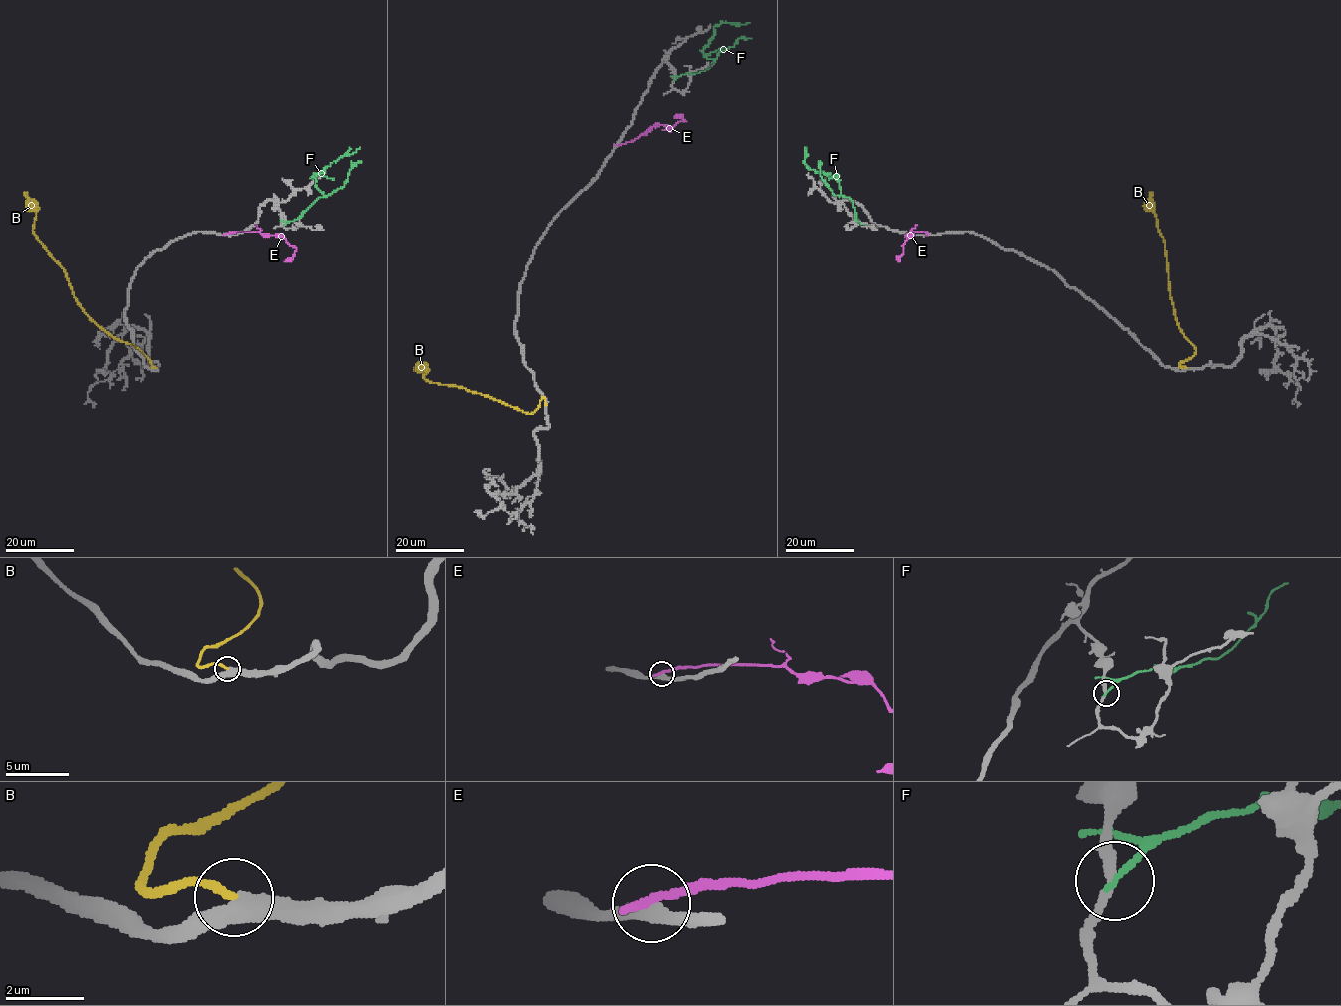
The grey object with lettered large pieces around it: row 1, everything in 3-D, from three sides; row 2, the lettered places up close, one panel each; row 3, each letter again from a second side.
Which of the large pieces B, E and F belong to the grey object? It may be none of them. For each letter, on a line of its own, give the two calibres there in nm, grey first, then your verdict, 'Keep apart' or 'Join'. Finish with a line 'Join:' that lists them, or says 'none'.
B: Thickness 440 nm (grey) against 200 nm. Join
E: Thickness 420 nm (grey) against 280 nm. Keep apart
F: Thickness 240 nm (grey) against 160 nm. Keep apart
Join: B

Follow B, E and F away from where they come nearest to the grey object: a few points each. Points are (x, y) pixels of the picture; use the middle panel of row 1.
B: (545, 405), (542, 397), (538, 407), (526, 413), (464, 388), (430, 382), (424, 377), (425, 373), (414, 367)
E: (616, 145), (634, 140), (660, 124), (672, 126), (679, 120), (685, 120), (681, 115), (673, 117)
F: (674, 80), (687, 73), (704, 71), (714, 61), (702, 51), (714, 35), (716, 25), (750, 23)

